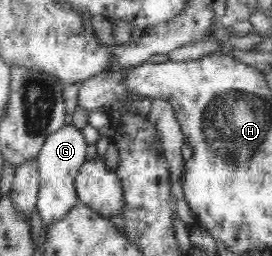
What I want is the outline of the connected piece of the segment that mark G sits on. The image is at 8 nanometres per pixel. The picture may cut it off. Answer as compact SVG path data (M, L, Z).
M63 125L45 139L45 144L37 158L40 186L36 210L39 211L41 221L47 227L46 230L50 224L61 220L61 217L69 213L77 204L75 180L81 166L87 161L87 147L87 140L83 137L81 129L74 125Z

